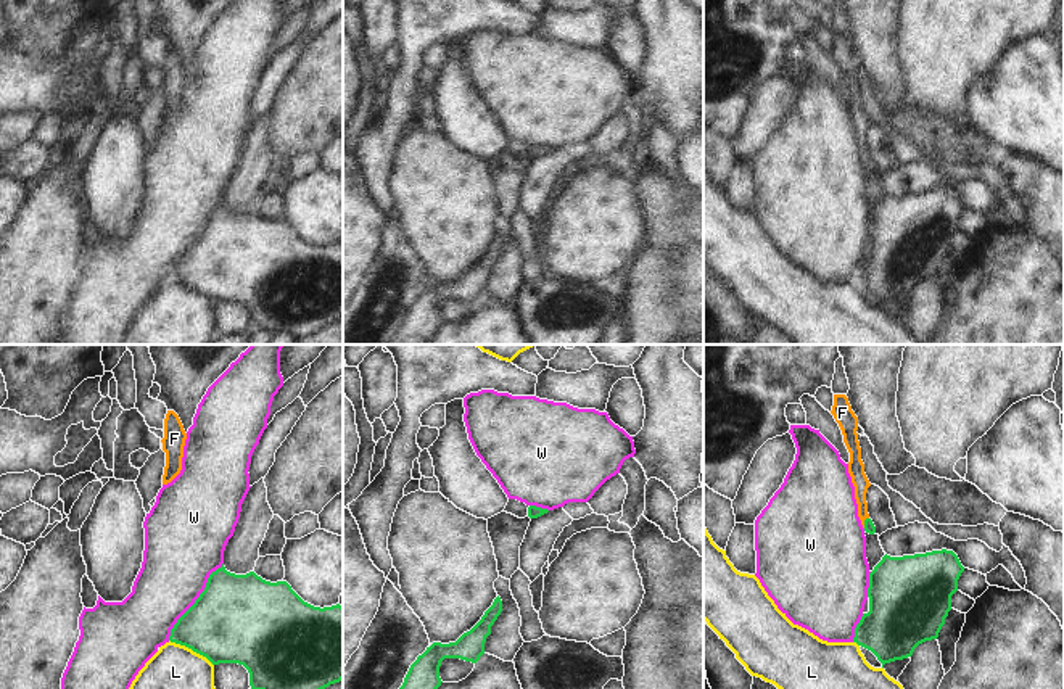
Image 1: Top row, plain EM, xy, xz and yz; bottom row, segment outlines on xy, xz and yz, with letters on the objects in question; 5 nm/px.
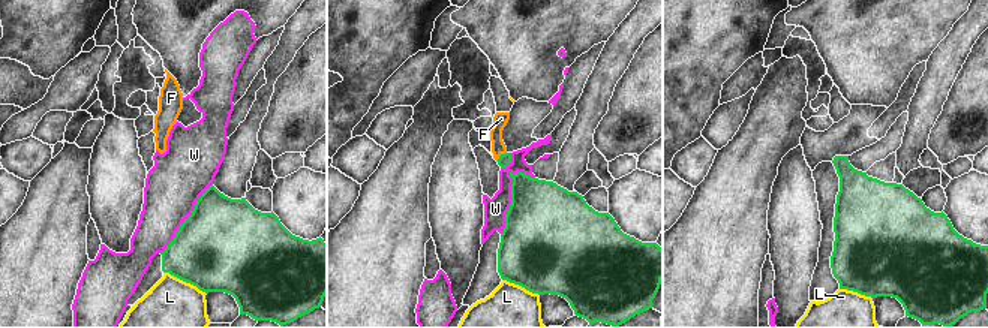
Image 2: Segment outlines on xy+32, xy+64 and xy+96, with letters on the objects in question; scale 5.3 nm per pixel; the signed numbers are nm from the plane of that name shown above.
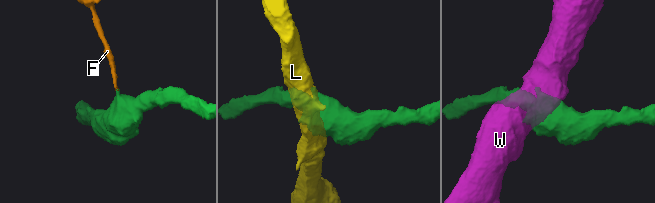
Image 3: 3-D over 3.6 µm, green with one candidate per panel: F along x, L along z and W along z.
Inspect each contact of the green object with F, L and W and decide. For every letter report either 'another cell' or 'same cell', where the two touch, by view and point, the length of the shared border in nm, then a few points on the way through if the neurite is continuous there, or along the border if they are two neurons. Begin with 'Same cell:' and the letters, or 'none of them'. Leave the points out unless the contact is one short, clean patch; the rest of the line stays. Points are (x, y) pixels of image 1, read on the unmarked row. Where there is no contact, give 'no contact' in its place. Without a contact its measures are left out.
Same cell: F
F: same cell; meets green in yz at (865, 161); contact 60 nm long; runs through yz (870, 166), (865, 161), (858, 116)
L: another cell; meets green in xy at (192, 288); contact 260 nm long; border along xy (169, 279), (202, 293), (213, 305)
W: another cell; meets green in xy at (195, 240); contact 480 nm long

